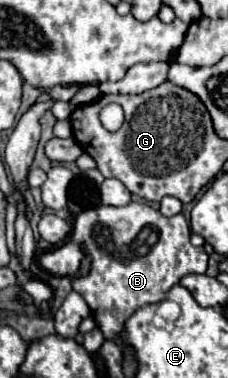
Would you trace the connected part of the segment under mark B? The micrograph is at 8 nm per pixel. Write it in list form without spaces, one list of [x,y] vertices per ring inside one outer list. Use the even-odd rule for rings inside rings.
[[[134,201],[124,207],[100,205],[82,211],[74,221],[70,239],[54,251],[40,255],[40,265],[46,271],[72,275],[72,289],[84,297],[106,339],[116,339],[128,315],[142,305],[160,303],[182,277],[206,273],[206,263],[208,255],[202,247],[190,243],[190,225],[182,215],[164,217],[160,211]],[[82,247],[86,247],[90,257],[86,275],[78,275],[82,257],[74,257],[74,251]]]

